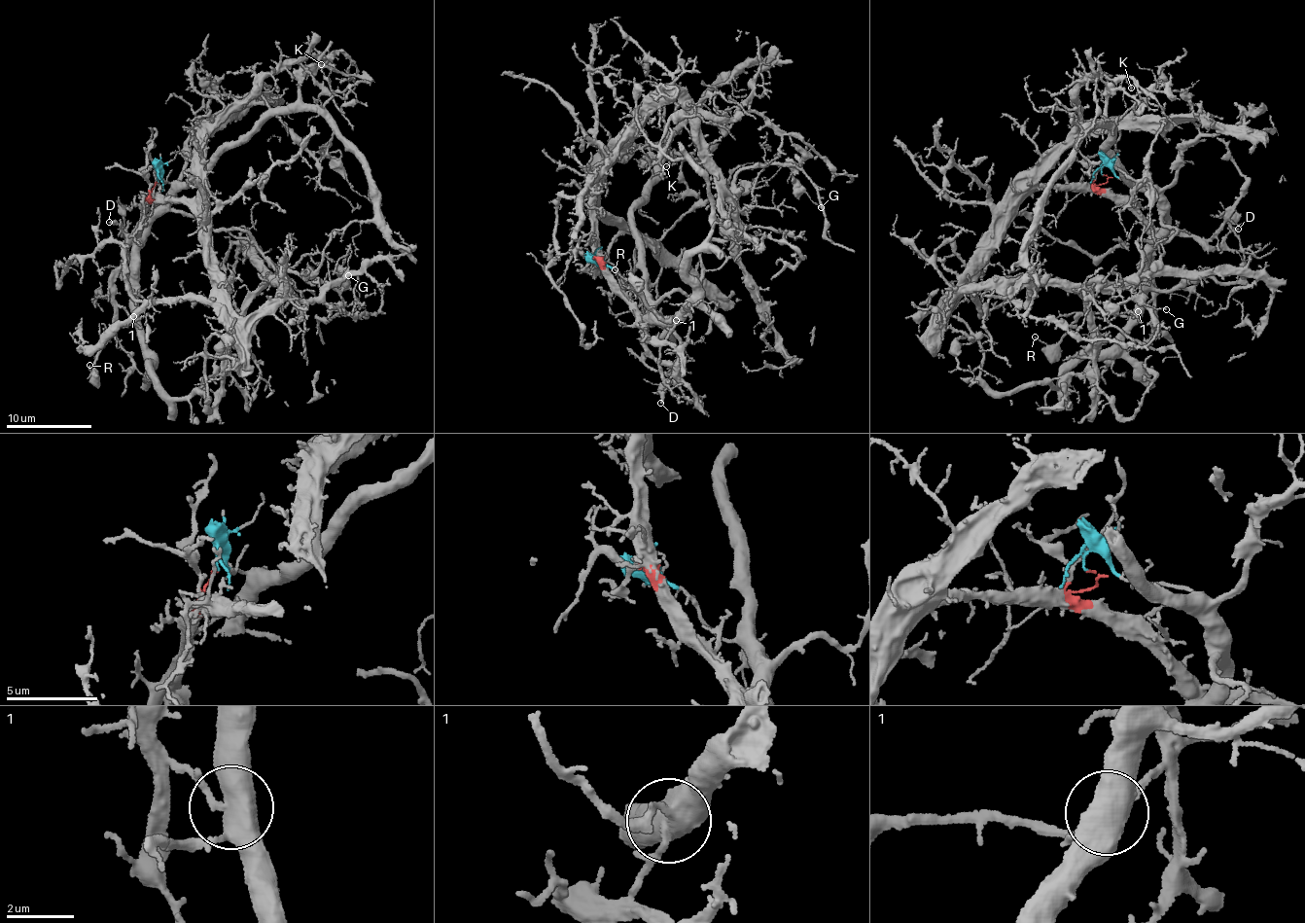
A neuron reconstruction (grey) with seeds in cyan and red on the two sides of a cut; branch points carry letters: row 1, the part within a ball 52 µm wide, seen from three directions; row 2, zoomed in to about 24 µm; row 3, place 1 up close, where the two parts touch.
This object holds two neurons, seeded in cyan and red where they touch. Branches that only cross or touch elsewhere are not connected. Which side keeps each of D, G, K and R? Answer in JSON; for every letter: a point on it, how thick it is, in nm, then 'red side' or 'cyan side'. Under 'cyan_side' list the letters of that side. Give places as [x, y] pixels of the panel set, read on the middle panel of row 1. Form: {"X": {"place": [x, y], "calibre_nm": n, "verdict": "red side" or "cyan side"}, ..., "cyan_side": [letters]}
{"D": {"place": [660, 403], "calibre_nm": 280, "verdict": "red side"}, "G": {"place": [821, 207], "calibre_nm": 100, "verdict": "cyan side"}, "K": {"place": [666, 166], "calibre_nm": 140, "verdict": "red side"}, "R": {"place": [615, 269], "calibre_nm": 110, "verdict": "cyan side"}, "cyan_side": ["G", "R"]}

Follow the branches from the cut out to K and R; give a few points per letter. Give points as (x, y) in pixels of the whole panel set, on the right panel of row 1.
K: (1103, 174), (1098, 185), (1038, 189), (1032, 179), (1075, 129), (1082, 86), (1098, 72), (1131, 88)
R: (1103, 174), (1107, 165), (1156, 189), (1163, 235), (1146, 253), (1138, 311), (1088, 311), (1053, 344), (1034, 336)

